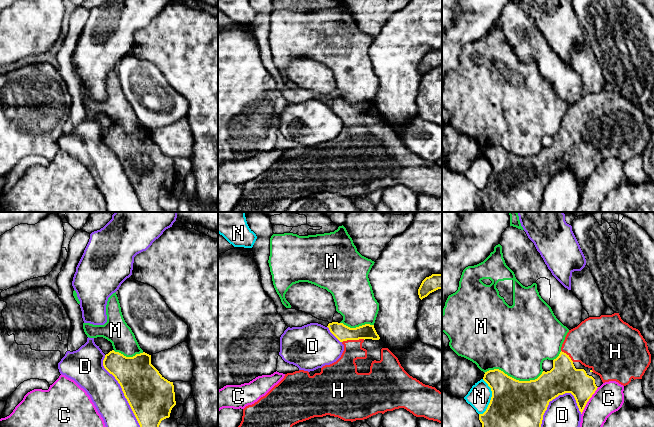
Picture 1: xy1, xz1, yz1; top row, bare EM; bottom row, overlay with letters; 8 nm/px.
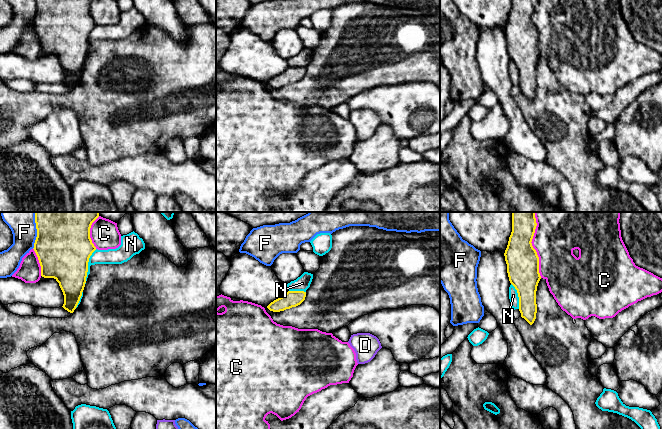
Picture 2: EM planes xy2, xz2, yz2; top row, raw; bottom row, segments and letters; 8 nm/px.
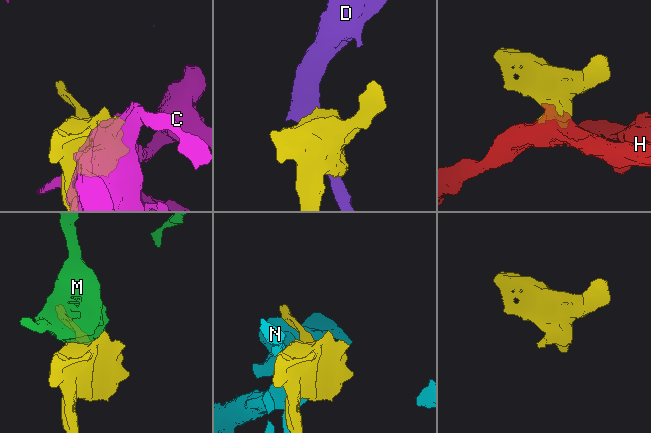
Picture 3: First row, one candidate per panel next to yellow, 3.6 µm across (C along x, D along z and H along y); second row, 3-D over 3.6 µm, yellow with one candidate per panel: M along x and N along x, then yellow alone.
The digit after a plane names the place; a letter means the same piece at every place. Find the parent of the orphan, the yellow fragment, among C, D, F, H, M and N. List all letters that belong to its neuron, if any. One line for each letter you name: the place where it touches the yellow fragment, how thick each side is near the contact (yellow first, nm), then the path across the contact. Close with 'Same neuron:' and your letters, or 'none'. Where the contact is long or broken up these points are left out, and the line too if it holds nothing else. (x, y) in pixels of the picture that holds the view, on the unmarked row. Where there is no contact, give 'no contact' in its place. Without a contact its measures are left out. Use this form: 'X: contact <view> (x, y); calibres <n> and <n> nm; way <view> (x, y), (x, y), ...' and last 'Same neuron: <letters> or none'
H: contact xz1 (353, 115); calibres 130 and 190 nm
Same neuron: H

